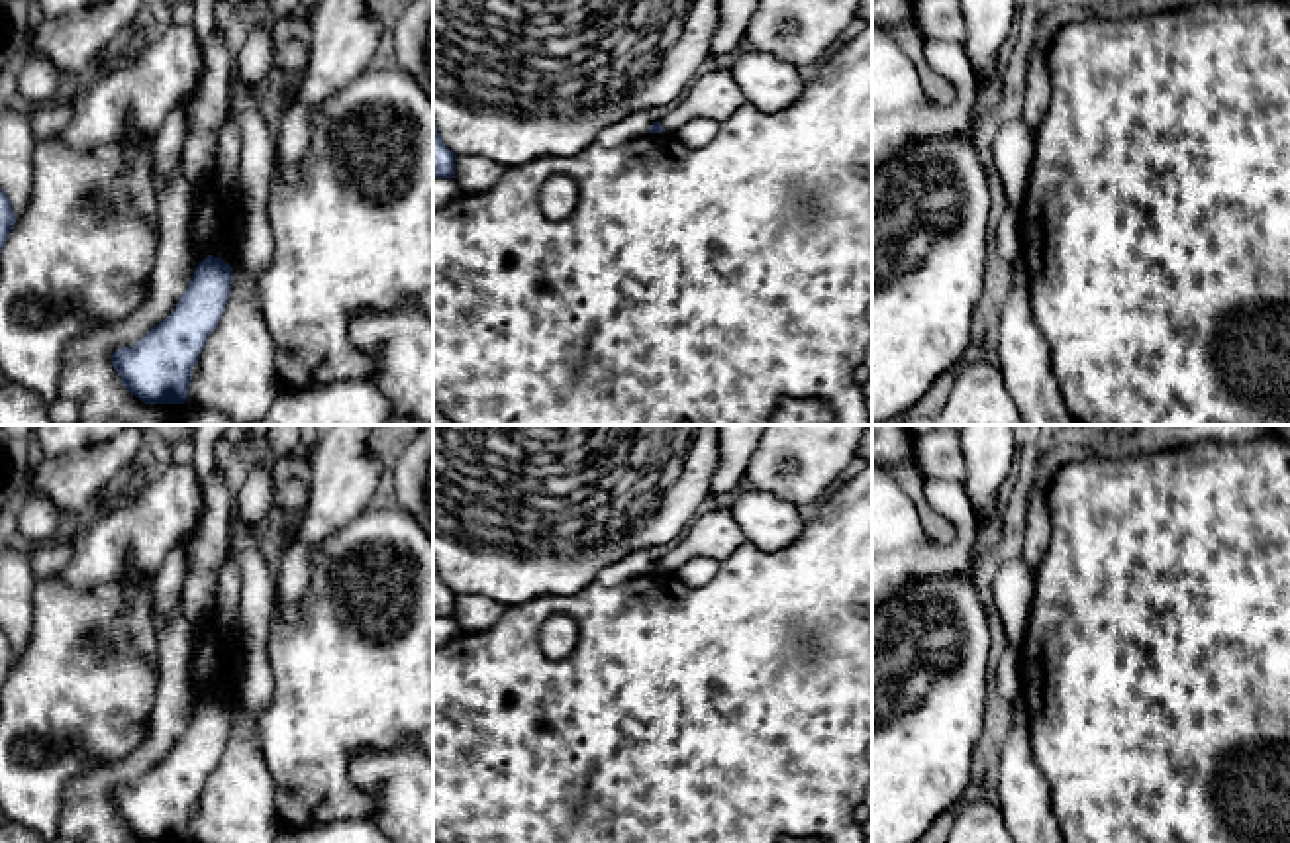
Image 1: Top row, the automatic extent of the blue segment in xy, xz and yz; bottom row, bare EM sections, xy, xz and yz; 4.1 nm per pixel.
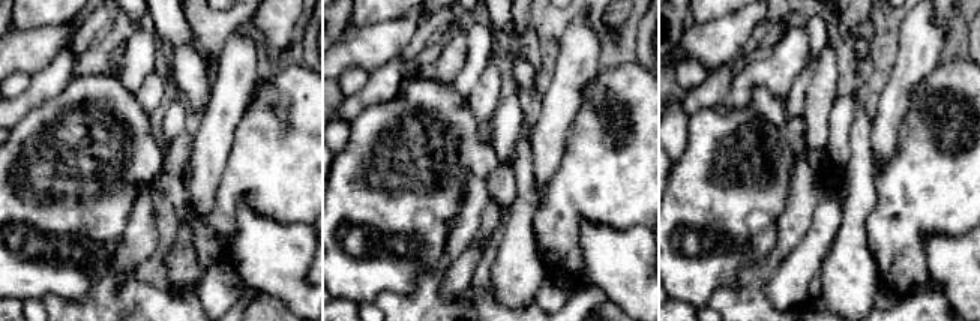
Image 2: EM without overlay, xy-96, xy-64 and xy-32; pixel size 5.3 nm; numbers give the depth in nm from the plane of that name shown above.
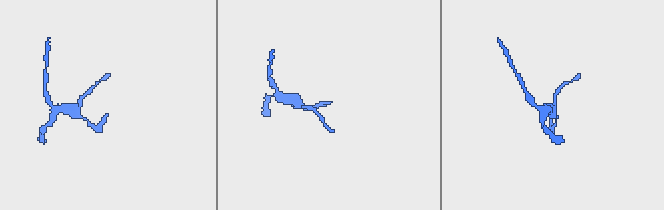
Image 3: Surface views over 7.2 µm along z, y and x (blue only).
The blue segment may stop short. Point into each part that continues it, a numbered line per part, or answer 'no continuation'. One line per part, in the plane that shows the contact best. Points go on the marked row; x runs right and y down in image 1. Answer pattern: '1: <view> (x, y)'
no continuation

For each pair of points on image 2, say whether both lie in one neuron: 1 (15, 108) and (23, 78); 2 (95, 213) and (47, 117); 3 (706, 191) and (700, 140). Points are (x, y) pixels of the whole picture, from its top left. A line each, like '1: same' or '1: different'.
1: different
2: same
3: same

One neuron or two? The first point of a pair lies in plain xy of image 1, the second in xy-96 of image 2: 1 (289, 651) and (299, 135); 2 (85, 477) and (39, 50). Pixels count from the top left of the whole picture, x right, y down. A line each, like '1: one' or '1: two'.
1: one
2: one

